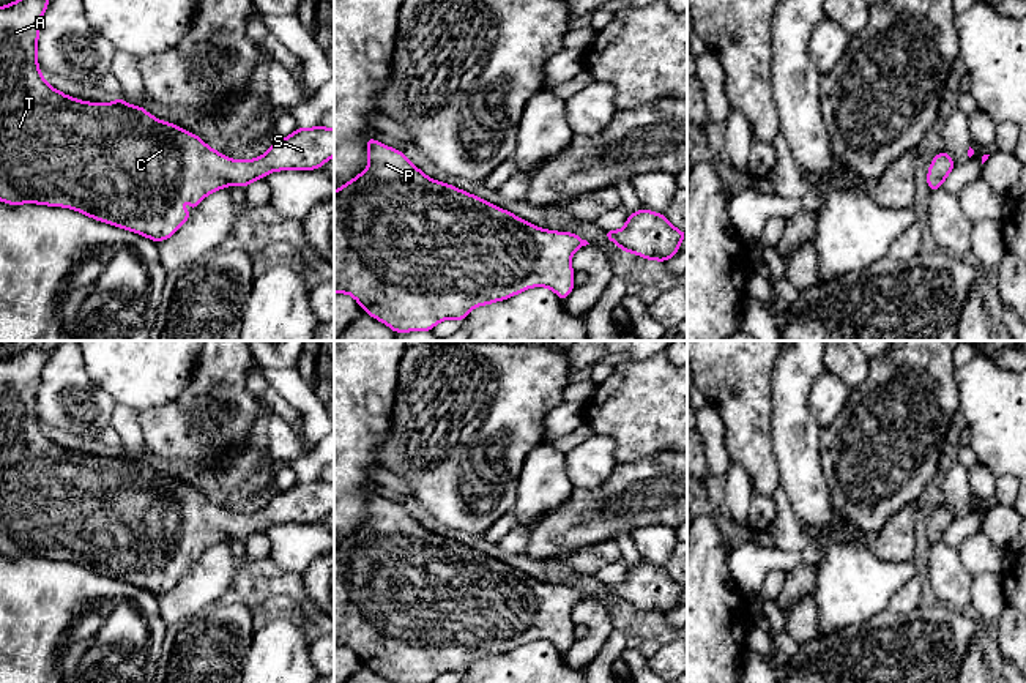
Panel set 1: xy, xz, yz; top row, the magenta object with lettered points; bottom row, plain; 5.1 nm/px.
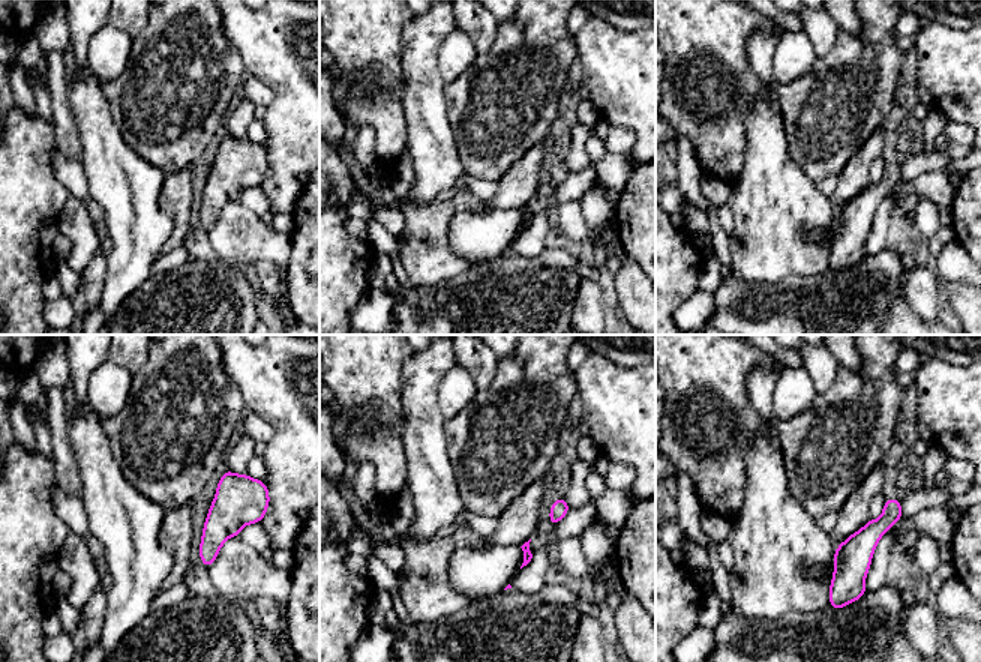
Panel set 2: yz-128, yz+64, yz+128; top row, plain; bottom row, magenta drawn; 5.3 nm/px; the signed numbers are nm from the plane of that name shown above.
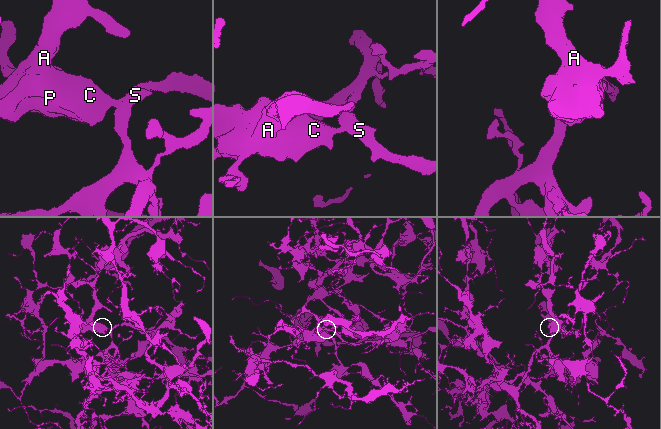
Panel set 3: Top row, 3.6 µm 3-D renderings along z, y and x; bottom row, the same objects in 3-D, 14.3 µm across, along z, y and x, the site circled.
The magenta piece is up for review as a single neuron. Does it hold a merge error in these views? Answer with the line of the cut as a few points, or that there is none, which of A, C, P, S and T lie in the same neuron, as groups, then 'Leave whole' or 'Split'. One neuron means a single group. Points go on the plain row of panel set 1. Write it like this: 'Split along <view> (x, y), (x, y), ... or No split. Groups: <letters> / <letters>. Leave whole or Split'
No split. Groups: A C P S T. Leave whole

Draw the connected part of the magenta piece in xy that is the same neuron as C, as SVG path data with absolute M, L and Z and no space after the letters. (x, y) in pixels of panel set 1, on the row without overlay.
M28 345L16 355L0 360L0 555L9 558L38 557L72 562L88 571L136 585L159 596L170 592L191 571L199 557L208 547L217 543L225 543L232 536L246 543L249 536L254 533L263 533L270 525L320 522L328 513L334 509L334 483L325 481L322 478L309 483L299 478L293 487L287 489L285 492L279 492L268 500L265 508L255 513L230 513L208 500L199 489L188 486L173 476L158 473L142 459L129 459L123 451L117 451L109 457L101 457L80 454L58 445L43 432L41 423L38 420L38 390L41 383L41 371L49 360L49 353L50 349Z

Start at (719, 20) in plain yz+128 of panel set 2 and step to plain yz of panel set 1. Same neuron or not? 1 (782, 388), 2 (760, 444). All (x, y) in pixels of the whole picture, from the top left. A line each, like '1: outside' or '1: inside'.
1: outside
2: inside

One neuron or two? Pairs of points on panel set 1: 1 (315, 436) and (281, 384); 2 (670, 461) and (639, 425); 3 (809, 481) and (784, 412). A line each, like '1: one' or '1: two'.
1: one
2: two
3: one

